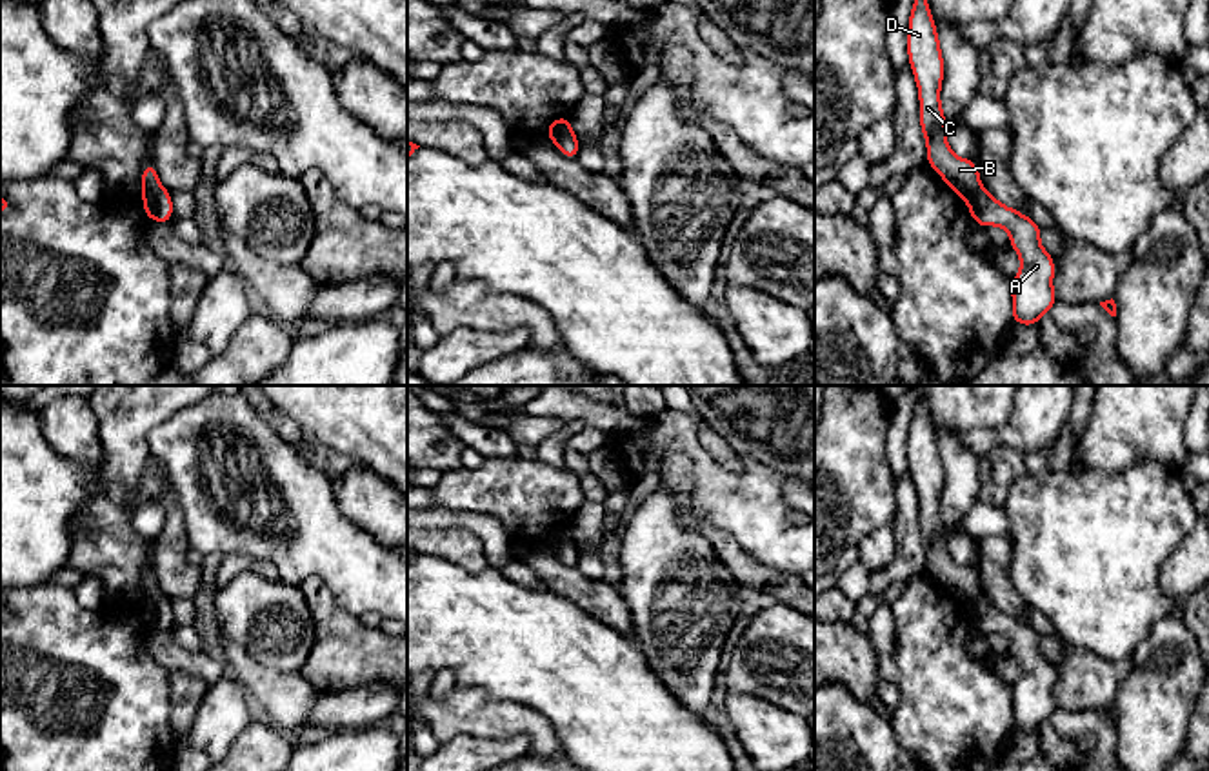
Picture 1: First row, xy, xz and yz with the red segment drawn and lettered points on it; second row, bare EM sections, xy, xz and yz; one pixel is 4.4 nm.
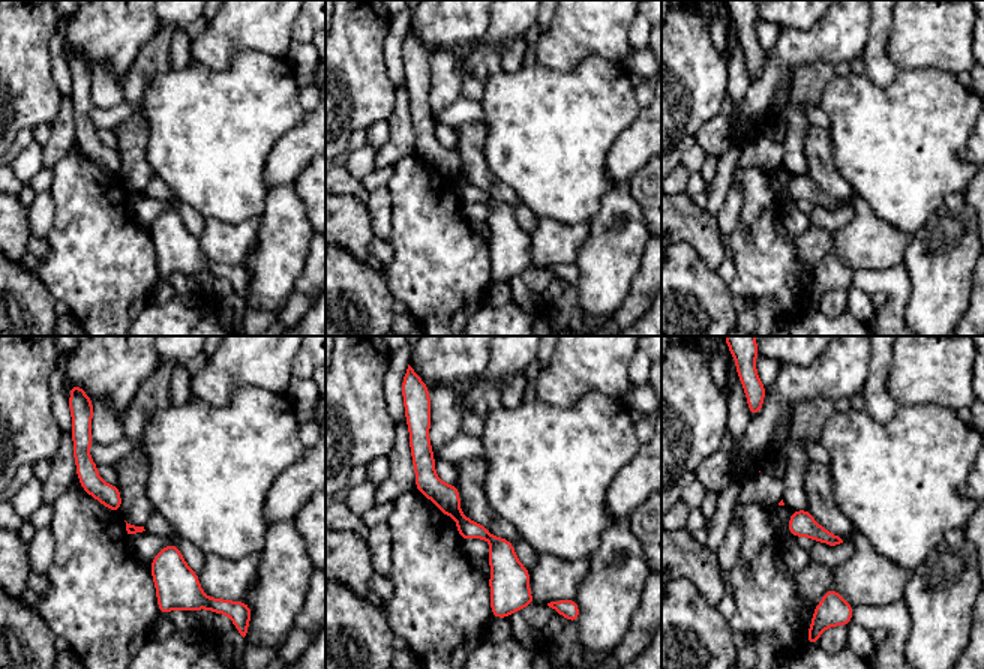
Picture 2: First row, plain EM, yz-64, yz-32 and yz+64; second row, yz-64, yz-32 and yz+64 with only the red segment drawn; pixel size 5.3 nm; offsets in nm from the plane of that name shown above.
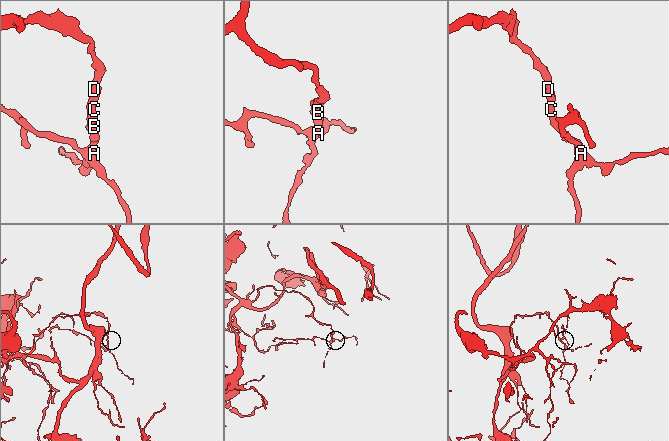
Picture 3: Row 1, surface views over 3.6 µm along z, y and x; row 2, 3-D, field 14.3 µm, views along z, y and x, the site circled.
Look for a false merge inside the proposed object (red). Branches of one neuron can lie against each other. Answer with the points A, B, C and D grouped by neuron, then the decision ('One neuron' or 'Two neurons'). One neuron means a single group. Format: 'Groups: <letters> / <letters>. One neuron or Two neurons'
Groups: A / B C D. Two neurons

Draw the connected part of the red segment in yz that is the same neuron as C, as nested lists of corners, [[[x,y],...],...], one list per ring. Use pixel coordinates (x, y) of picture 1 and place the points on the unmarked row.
[[[920,396],[913,409],[907,435],[907,462],[918,493],[920,535],[927,551],[927,571],[956,604],[967,607],[982,589],[976,571],[971,566],[954,564],[947,551],[947,526],[940,511],[944,466],[925,396]]]

